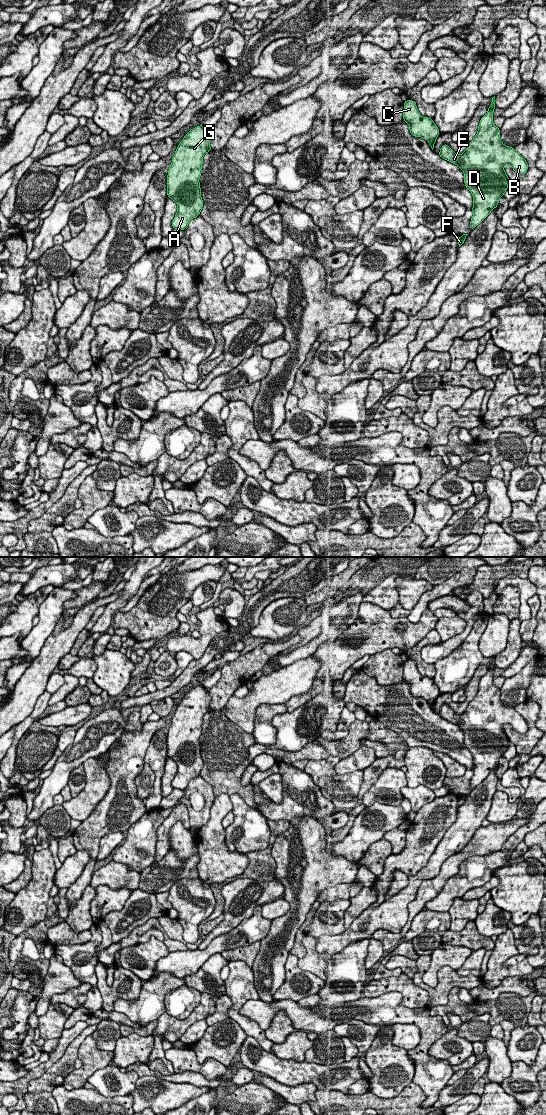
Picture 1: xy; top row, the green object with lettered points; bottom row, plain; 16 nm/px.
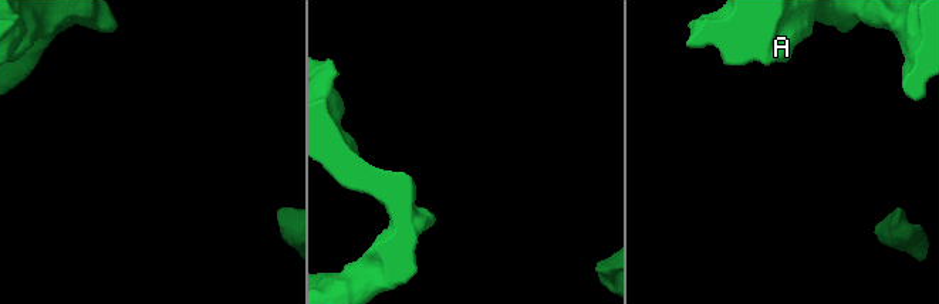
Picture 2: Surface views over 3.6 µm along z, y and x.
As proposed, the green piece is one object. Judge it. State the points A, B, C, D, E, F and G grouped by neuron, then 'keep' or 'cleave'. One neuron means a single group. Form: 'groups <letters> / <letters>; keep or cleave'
groups A C G / B D E F; cleave

